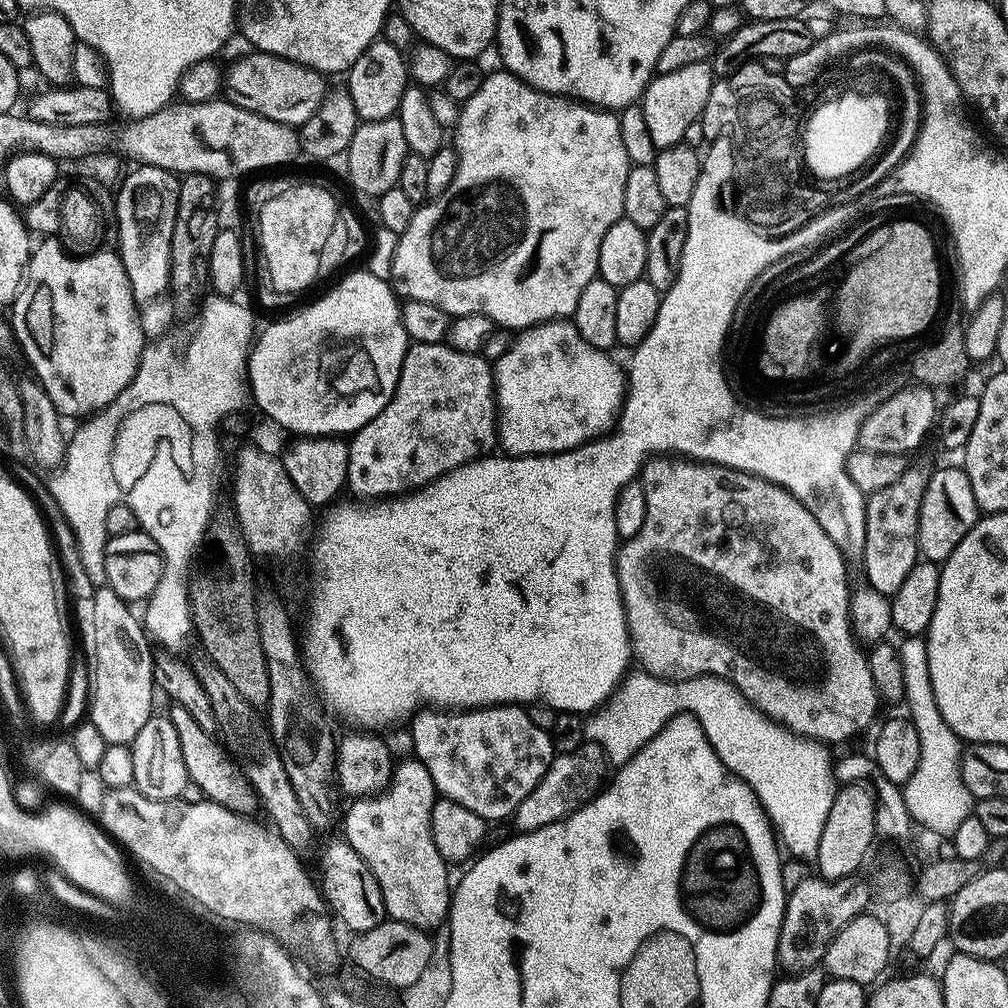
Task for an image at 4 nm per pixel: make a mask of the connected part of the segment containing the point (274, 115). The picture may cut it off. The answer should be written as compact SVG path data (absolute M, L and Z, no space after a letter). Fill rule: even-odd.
M249 51L249 56L236 60L232 64L232 73L226 76L226 84L234 95L234 102L240 108L250 110L259 116L270 118L279 124L299 126L305 124L308 119L322 106L324 99L330 92L330 86L324 80L325 77L315 68L307 68L305 64L296 64L293 60L283 60L280 56L272 56L269 52Z

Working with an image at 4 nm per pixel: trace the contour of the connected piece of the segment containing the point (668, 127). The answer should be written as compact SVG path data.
M708 62L686 66L670 74L656 74L648 81L642 97L642 107L646 114L646 127L650 130L650 138L654 138L654 146L658 150L683 141L690 122L699 120L704 113L706 98L710 98L713 83L714 73L711 63Z

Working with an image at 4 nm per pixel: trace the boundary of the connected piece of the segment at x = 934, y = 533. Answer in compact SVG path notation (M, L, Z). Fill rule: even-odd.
M963 467L940 468L931 477L927 477L924 485L924 497L920 503L920 521L916 531L916 546L919 555L928 562L943 562L950 558L950 554L962 542L962 538L981 519L982 513L974 498L974 486L970 486L970 478L964 472Z

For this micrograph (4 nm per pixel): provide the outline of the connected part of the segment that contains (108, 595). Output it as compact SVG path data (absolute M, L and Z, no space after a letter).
M100 586L95 589L95 595L90 600L92 605L92 652L96 655L96 669L92 672L92 716L90 716L90 723L94 726L98 726L98 730L102 733L102 738L110 744L127 744L131 745L134 738L140 736L142 726L146 726L146 722L154 714L154 708L152 708L152 684L154 688L154 669L152 670L152 648L150 643L150 637L145 631L145 626L131 612L129 601L118 598L118 594L114 594L114 590L107 586Z

